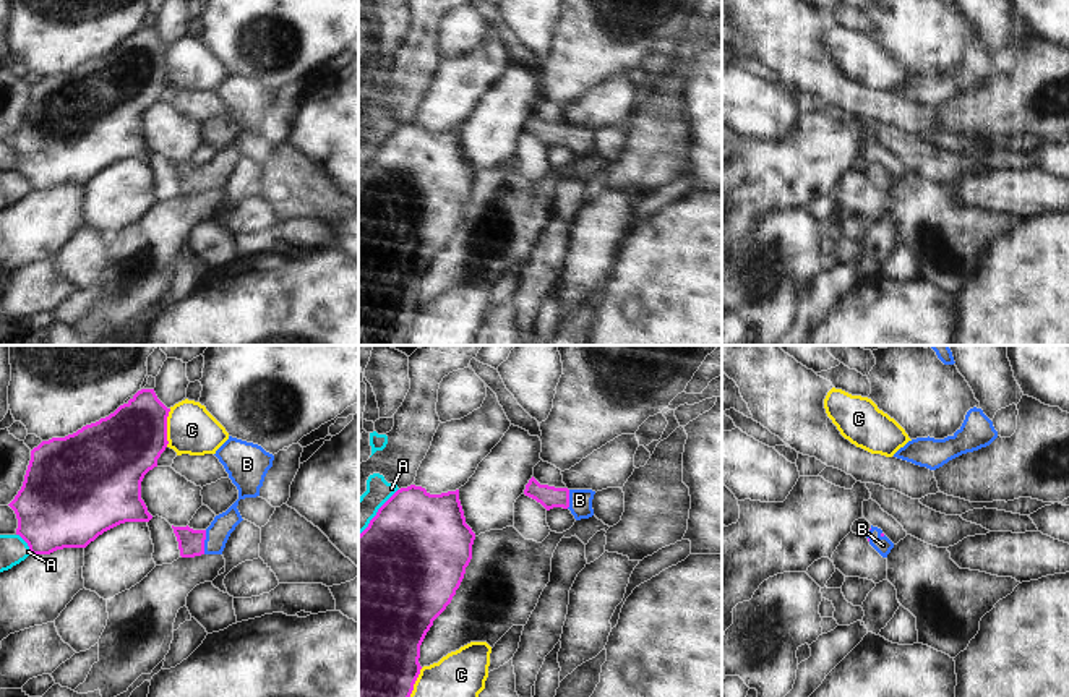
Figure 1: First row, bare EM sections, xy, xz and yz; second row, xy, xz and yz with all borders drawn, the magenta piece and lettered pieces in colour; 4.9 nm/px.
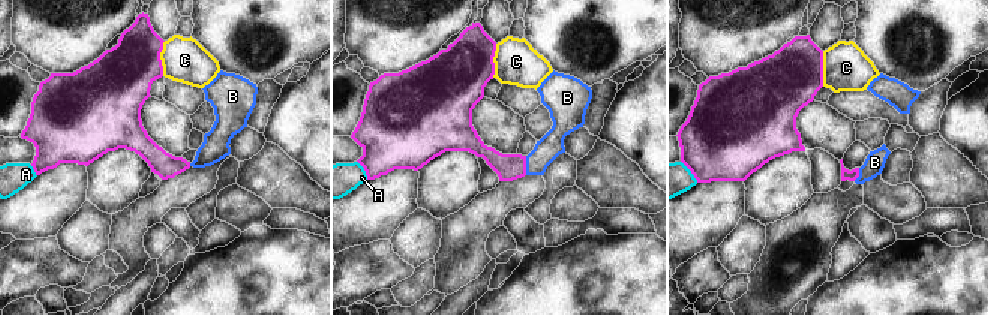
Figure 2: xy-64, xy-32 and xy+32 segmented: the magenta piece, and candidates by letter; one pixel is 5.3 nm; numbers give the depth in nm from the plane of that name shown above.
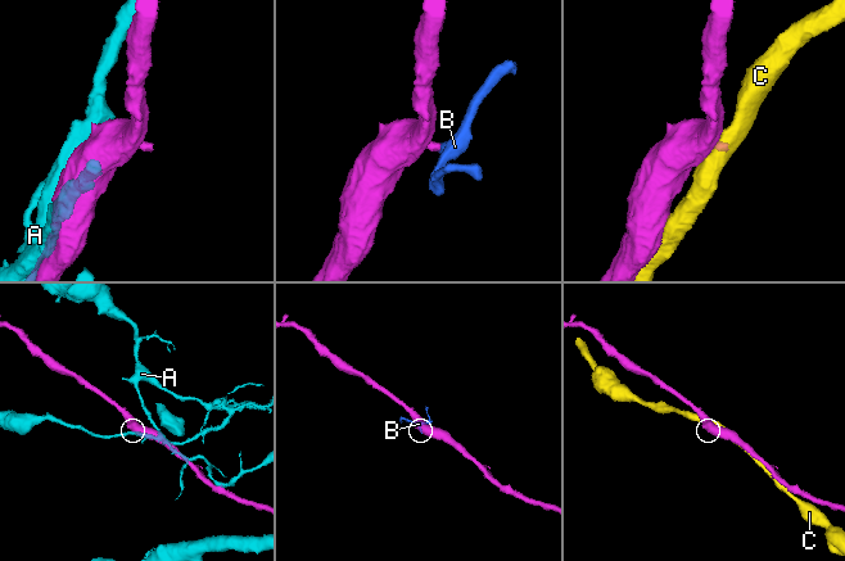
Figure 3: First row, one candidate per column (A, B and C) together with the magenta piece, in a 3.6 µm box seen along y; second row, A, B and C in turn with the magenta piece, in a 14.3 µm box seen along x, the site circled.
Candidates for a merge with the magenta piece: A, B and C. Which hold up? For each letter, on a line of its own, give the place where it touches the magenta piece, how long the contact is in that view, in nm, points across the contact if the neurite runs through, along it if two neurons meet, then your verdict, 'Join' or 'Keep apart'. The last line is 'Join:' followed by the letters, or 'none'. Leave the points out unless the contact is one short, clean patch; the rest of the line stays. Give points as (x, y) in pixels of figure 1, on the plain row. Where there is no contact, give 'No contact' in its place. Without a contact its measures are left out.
A: Touches magenta at xy (26, 179). Shared border 130 nm. Keep apart
B: Touches magenta at xy (203, 179). Shared border 120 nm. Path across: xy (190, 179), (203, 179), (219, 167). Join
C: Touches magenta at xy (166, 65). Shared border 190 nm. Keep apart
Join: B.

